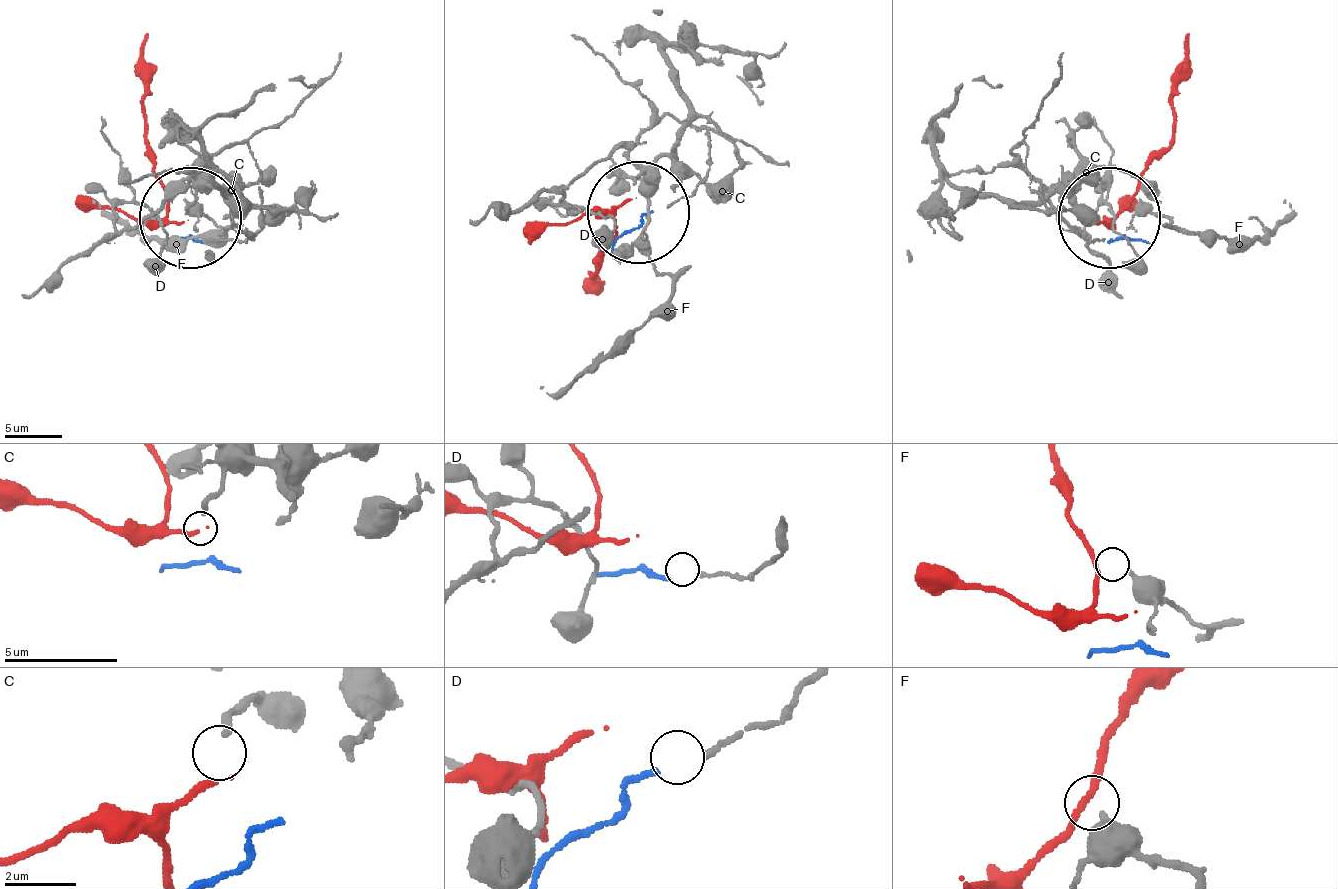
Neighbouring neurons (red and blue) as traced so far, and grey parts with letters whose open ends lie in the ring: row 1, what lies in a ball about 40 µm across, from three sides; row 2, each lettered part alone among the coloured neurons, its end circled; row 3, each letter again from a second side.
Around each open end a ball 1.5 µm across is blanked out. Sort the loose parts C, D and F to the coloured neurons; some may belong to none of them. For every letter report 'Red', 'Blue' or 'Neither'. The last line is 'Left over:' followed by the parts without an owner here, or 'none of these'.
C: Neither
D: Blue
F: Neither
Left over: C, F

